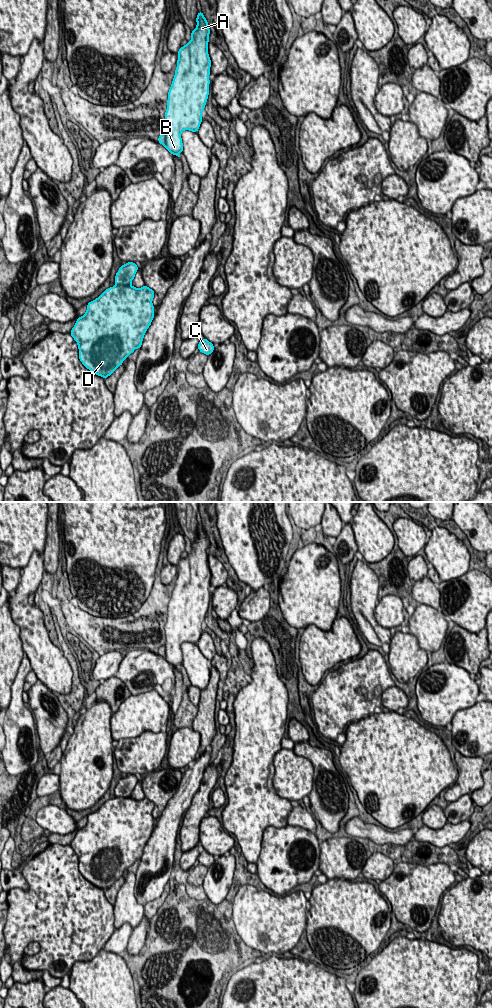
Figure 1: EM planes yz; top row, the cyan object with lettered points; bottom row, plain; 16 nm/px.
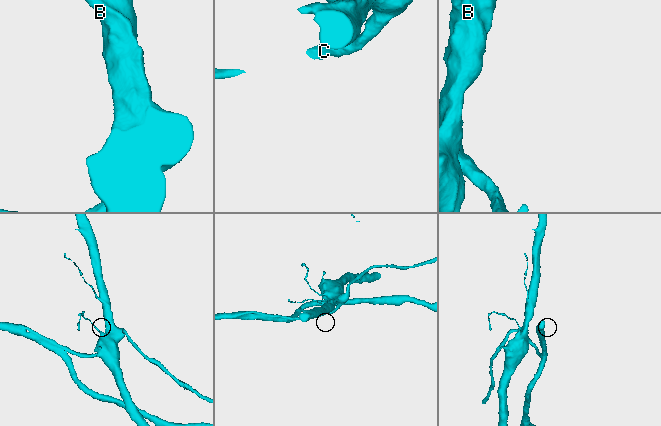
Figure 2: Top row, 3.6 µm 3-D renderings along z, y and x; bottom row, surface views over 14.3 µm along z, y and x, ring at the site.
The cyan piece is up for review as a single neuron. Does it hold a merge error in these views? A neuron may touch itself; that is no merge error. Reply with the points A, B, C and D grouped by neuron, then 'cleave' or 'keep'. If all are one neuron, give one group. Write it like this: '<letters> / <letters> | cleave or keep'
A B D / C | cleave

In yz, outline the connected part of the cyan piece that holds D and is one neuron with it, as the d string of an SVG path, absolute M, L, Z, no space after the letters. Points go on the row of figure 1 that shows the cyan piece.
M115 285L87 304L86 313L77 319L70 333L78 344L79 359L87 369L106 379L136 348L140 349L154 318L154 294L146 285L142 288Z

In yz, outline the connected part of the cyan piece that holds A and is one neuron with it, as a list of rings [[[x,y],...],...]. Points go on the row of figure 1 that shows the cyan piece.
[[[202,11],[196,18],[197,26],[191,32],[191,41],[179,48],[177,68],[168,92],[167,109],[165,112],[165,147],[178,157],[183,152],[181,133],[184,130],[197,132],[202,122],[202,111],[209,95],[209,75],[211,60],[208,54],[210,29]]]

